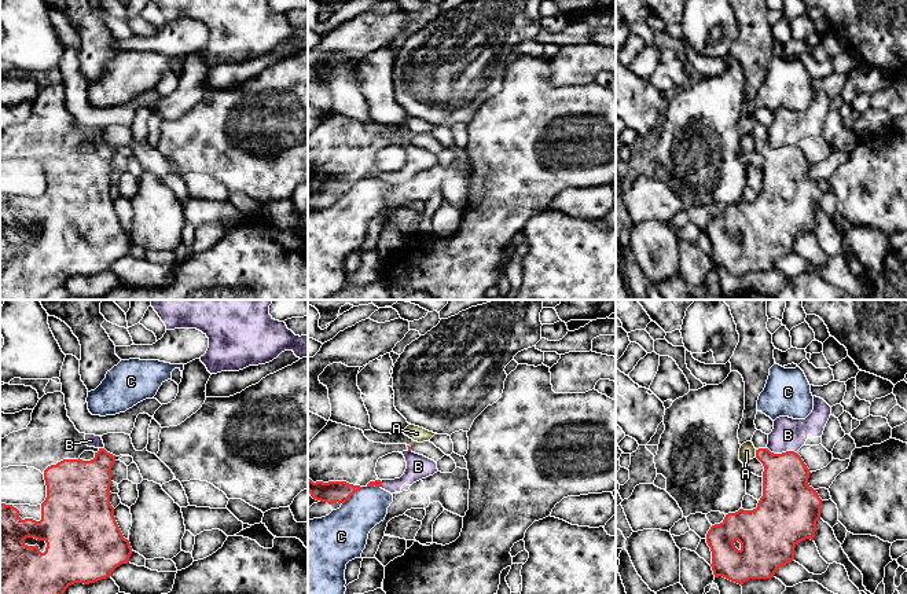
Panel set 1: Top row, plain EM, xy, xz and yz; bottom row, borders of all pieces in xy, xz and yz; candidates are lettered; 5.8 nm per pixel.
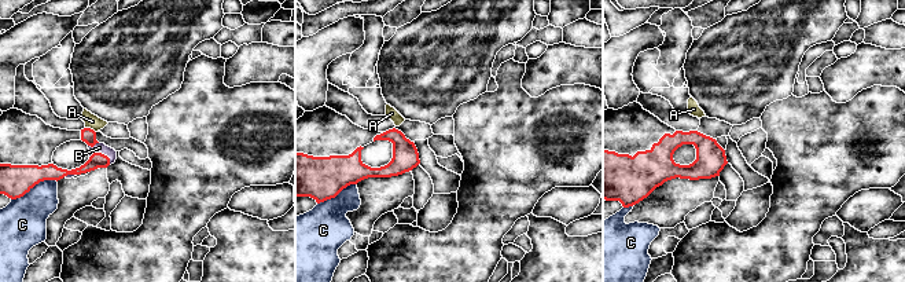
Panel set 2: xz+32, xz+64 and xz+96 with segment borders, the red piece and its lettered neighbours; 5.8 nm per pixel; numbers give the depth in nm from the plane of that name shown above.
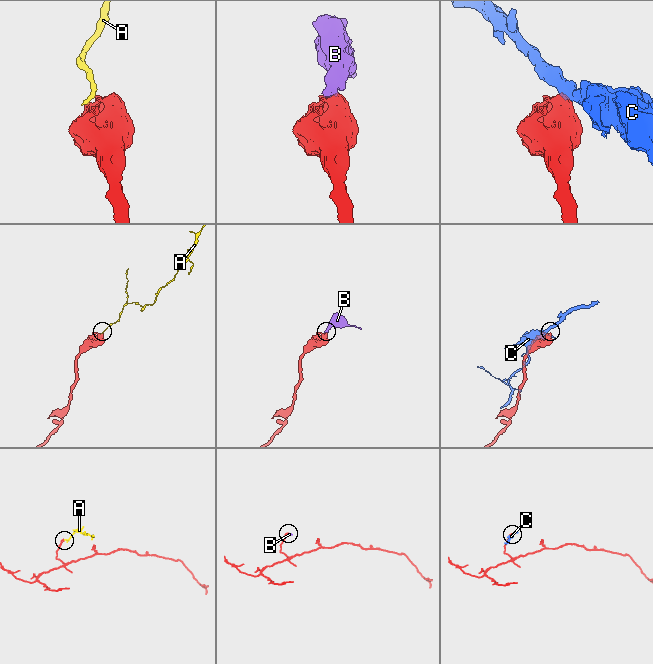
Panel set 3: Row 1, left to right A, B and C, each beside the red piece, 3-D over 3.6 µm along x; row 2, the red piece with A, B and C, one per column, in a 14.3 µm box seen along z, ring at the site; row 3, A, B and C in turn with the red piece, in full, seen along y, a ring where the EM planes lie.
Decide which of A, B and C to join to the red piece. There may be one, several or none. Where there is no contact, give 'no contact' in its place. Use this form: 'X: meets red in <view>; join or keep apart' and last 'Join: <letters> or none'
A: meets red in yz; keep apart
B: meets red in yz; join
C: meets red in xz; keep apart
Join: B

